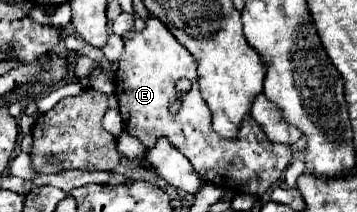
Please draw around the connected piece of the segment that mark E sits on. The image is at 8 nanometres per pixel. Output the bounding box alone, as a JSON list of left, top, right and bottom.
[116,16,292,194]

